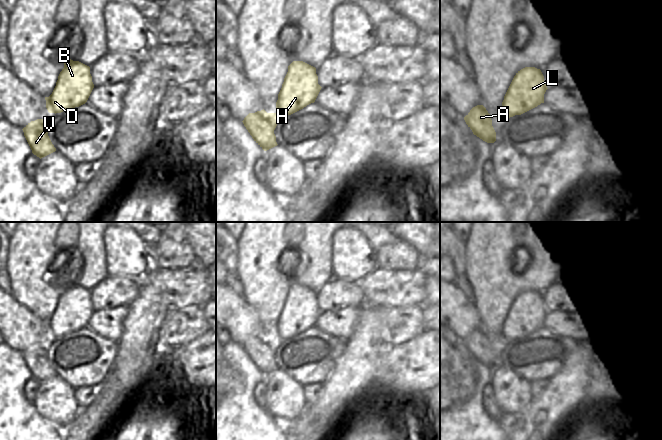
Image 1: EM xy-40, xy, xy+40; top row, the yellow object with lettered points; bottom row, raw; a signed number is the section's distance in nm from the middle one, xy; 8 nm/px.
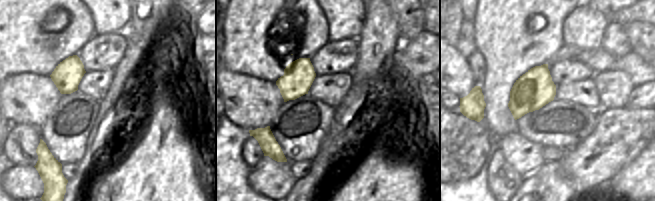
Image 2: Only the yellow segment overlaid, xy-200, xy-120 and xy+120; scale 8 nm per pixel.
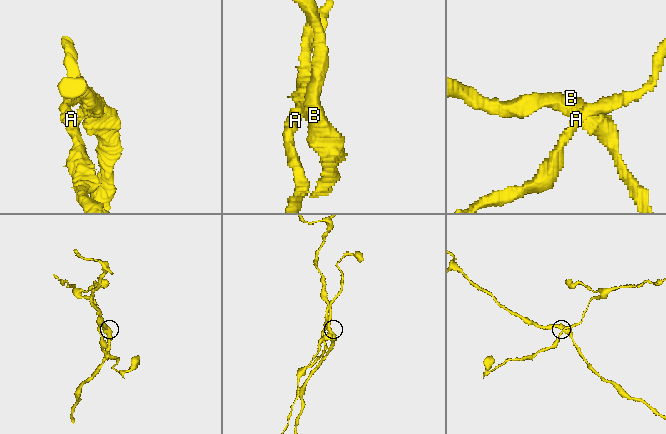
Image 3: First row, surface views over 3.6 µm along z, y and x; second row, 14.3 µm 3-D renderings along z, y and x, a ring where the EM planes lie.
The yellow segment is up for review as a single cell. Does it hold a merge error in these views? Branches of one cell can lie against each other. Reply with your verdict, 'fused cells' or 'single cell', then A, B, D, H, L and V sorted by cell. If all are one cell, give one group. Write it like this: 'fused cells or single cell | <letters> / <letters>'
fused cells | A V / B D H L

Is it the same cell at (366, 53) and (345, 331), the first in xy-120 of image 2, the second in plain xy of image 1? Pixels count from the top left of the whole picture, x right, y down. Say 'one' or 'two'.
two

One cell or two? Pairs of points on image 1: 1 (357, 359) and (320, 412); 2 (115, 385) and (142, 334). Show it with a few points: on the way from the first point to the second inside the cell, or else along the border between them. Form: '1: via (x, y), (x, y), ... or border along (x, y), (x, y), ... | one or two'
1: via (351, 372), (344, 388), (333, 399) | one
2: via (128, 372), (135, 359), (137, 347) | one

